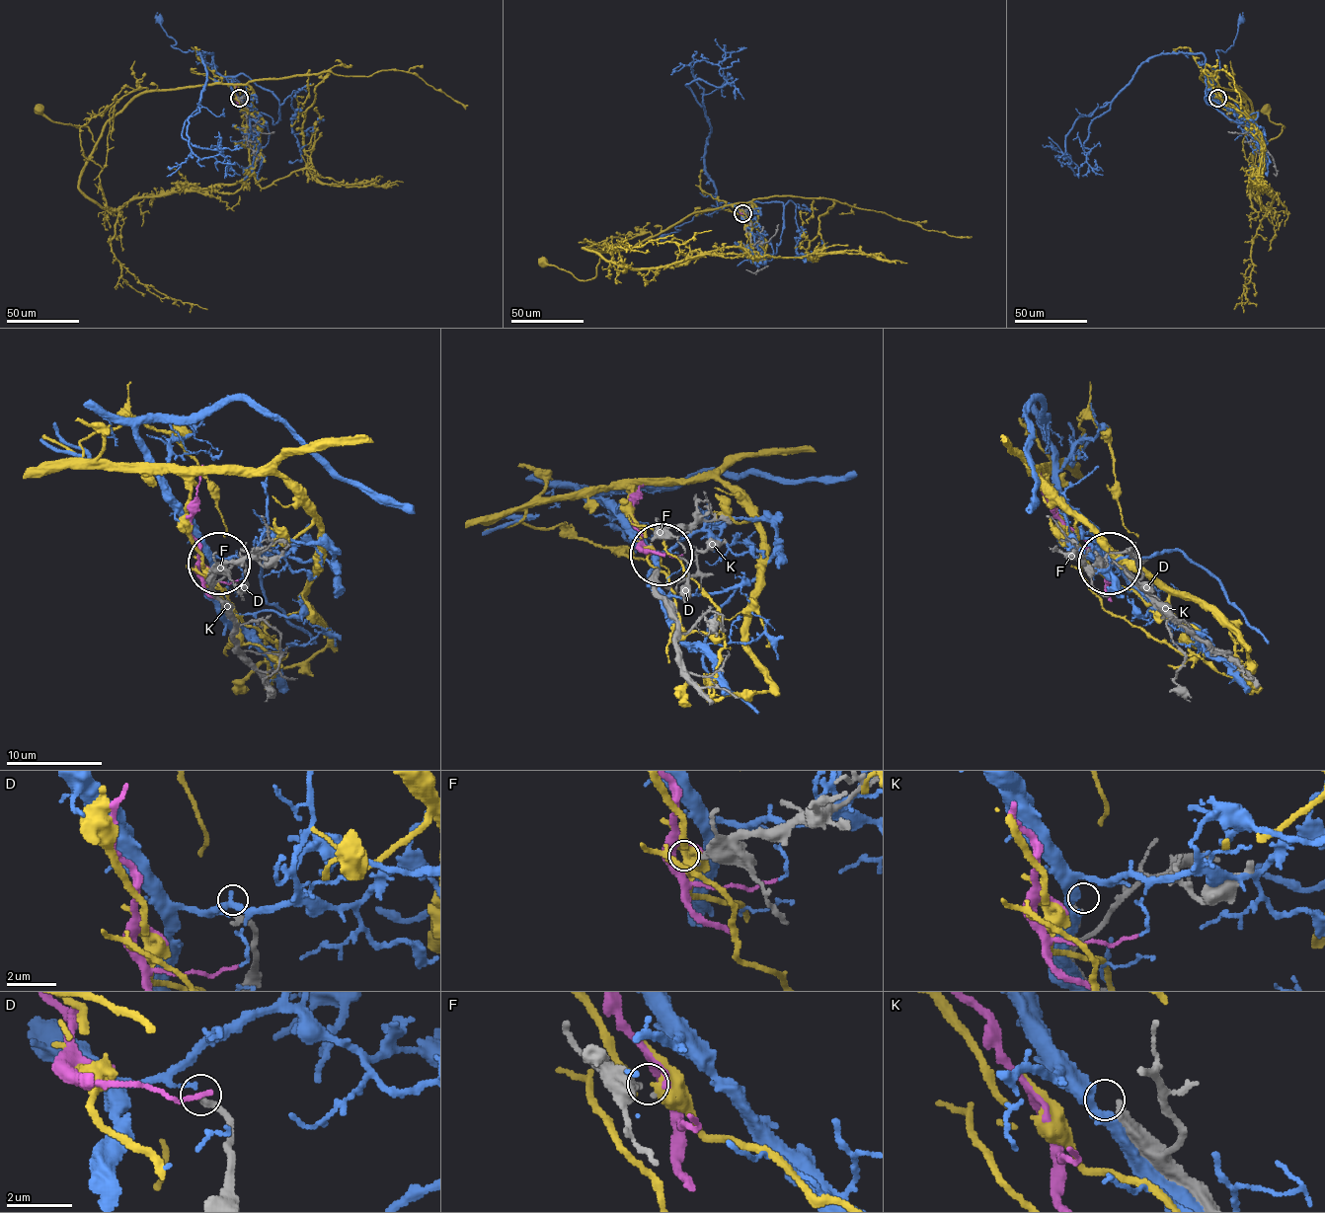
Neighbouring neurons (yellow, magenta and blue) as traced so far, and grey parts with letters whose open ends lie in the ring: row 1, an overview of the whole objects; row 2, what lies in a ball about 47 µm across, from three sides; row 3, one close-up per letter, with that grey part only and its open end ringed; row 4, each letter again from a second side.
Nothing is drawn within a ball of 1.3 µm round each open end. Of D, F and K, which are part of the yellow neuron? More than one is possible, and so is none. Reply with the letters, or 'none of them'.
none of them

